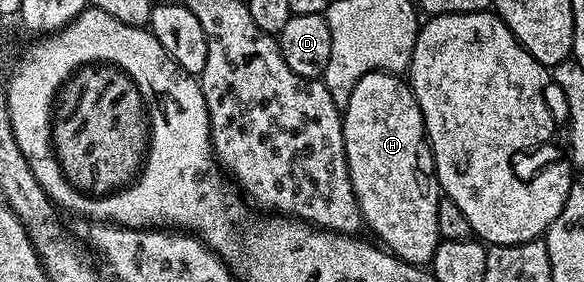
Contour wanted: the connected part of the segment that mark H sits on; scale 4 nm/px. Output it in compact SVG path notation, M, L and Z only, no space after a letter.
M367 73L355 85L355 89L351 89L341 124L351 185L364 226L370 227L378 235L376 238L403 262L432 264L435 249L442 242L439 233L439 201L443 198L443 192L437 172L433 169L433 151L425 137L425 122L408 82L397 73Z

